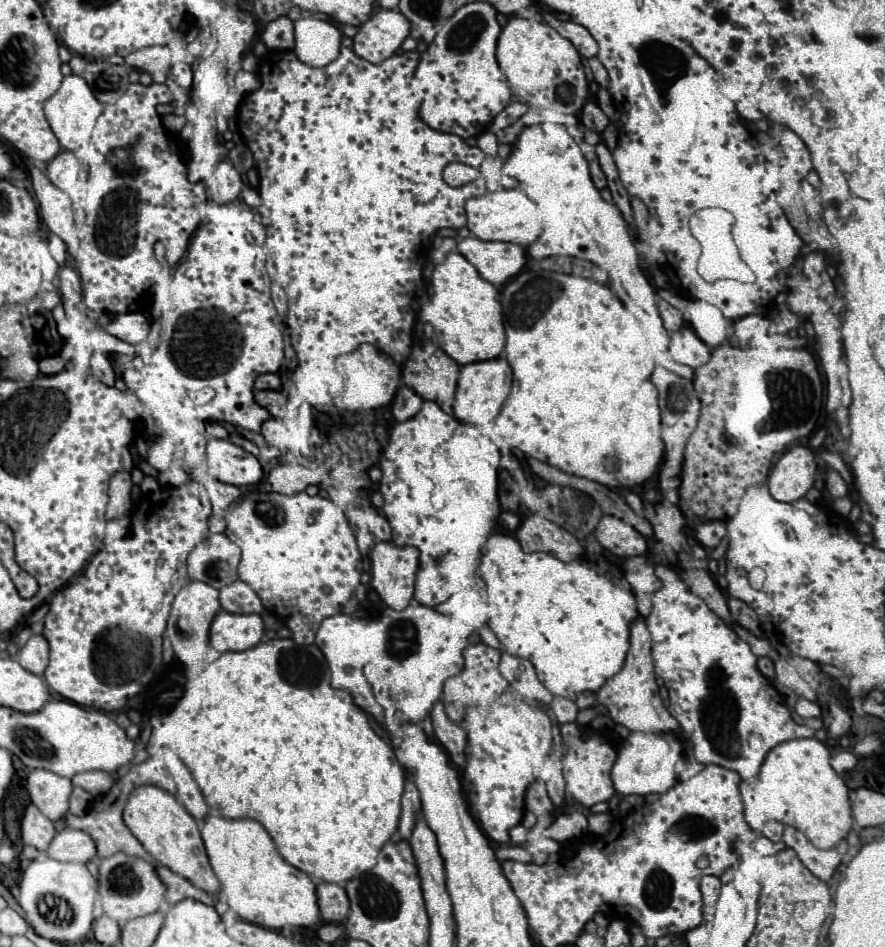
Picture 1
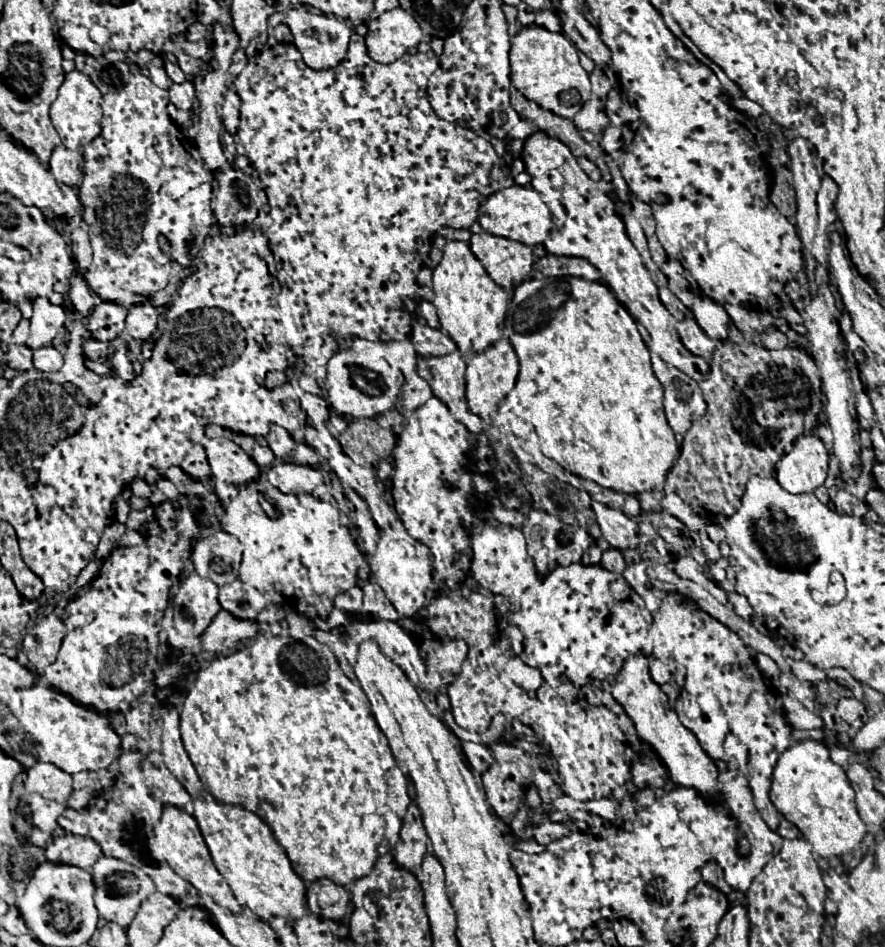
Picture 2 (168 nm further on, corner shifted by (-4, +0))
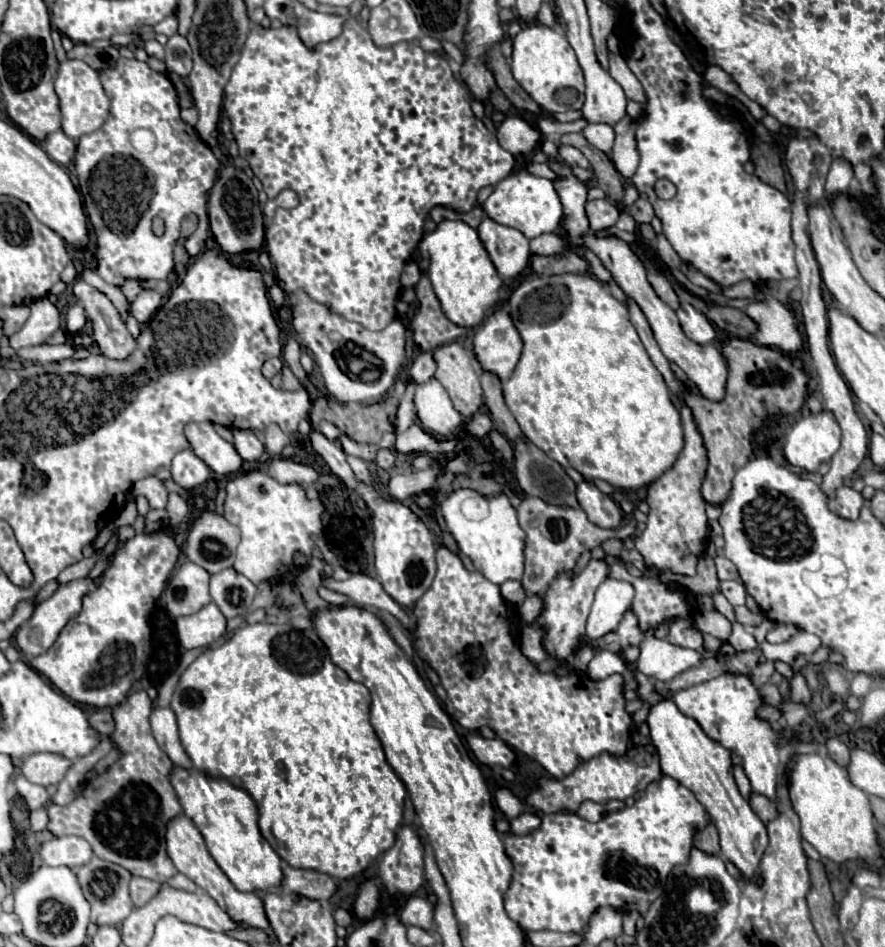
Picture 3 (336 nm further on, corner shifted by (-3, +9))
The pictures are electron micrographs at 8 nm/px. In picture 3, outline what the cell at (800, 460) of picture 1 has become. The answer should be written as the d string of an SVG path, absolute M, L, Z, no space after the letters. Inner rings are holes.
M819 411L819 413L805 413L787 433L785 437L785 447L783 447L783 455L787 457L787 461L795 467L803 467L807 471L817 471L819 463L829 461L833 457L833 453L839 449L841 443L841 429L835 421L835 415L831 411Z

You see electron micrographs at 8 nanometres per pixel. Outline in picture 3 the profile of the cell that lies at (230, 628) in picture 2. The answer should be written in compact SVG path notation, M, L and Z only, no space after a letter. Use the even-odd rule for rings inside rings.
M209 603L199 613L177 617L175 629L183 649L197 649L215 643L225 633L225 617L215 603Z

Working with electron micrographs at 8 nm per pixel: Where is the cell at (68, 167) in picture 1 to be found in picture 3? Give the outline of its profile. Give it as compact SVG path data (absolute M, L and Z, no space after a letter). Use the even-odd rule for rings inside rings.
M59 129L59 131L49 133L49 135L45 137L43 149L45 149L45 153L47 153L53 161L57 161L59 165L67 165L67 163L73 159L77 147L75 147L75 141L69 139L69 137Z

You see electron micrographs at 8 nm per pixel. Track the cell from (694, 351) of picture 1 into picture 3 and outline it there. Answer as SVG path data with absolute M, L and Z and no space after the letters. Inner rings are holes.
M681 303L681 307L677 309L677 317L681 321L681 327L683 327L683 333L695 341L695 343L711 343L715 339L715 329L713 325L709 323L709 319L699 313L693 305L689 303Z

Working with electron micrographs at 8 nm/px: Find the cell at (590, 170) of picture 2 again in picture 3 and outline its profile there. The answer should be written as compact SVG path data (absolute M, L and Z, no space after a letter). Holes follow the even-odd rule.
M559 145L559 147L557 147L557 153L559 153L559 157L561 157L567 165L577 165L577 167L585 167L585 169L591 167L589 161L585 159L585 155L583 155L577 147L571 147L571 145Z

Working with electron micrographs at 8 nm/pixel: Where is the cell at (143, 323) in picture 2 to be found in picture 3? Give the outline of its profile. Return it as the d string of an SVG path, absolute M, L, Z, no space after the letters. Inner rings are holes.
M143 289L137 299L131 303L131 313L137 317L139 323L145 323L151 319L151 315L161 305L161 295L155 289Z

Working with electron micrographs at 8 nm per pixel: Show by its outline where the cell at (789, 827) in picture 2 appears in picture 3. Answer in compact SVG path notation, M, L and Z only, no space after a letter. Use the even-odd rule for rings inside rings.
M755 791L749 795L749 805L759 815L759 819L763 823L767 823L767 821L771 821L771 819L777 817L777 805L775 805L775 801L771 801L771 799L763 797L763 795L757 795Z

